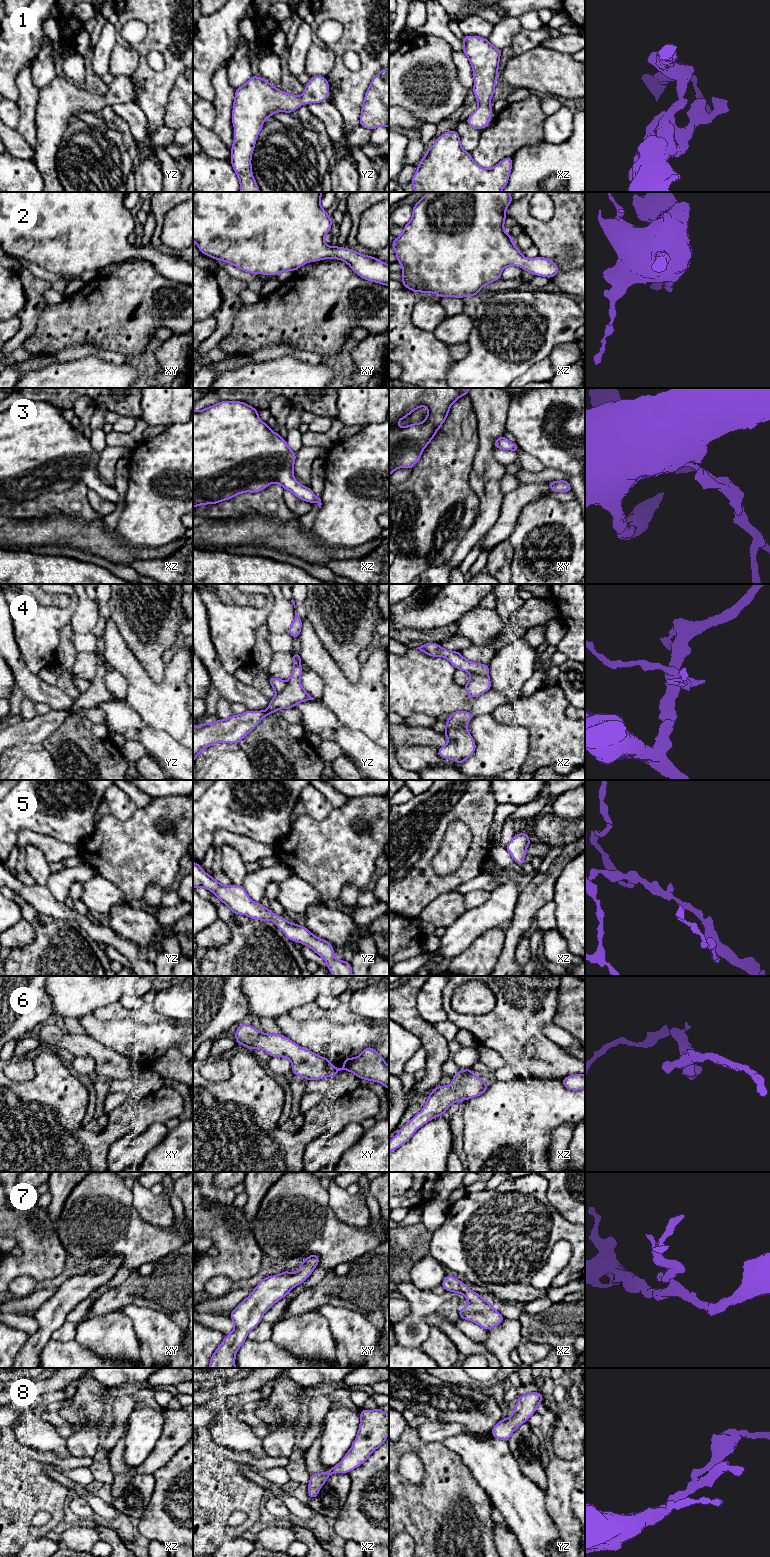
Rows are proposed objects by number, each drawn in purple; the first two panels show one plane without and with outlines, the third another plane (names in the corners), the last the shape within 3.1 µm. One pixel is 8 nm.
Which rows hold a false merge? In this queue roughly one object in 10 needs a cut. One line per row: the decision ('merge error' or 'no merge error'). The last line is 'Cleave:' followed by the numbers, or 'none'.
1: no merge error
2: no merge error
3: no merge error
4: merge error
5: no merge error
6: no merge error
7: no merge error
8: no merge error
Cleave: 4

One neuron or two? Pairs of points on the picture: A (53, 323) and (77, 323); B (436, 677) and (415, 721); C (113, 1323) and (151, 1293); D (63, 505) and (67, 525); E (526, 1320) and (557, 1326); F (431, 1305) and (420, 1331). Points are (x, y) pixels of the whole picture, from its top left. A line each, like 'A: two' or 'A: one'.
A: one
B: two
C: two
D: two
E: one
F: one

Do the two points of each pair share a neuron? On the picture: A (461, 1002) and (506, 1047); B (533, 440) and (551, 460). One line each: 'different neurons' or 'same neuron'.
A: different neurons
B: same neuron

